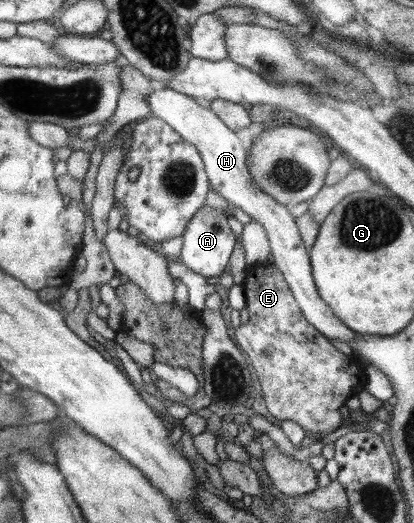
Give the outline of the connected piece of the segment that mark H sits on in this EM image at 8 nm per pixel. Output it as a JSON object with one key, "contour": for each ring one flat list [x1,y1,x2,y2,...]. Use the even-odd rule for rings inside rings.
{"contour":[[158,87,146,97,146,100,152,108,152,115,164,120,184,141,190,142,201,153,209,189,218,192,218,195,232,202,232,205,239,207,254,221,264,226,269,239,273,265,283,274,284,281,308,323,326,338,337,339,347,344,349,341,355,341,355,337,359,335,347,329,318,294,311,271,309,251,304,246,299,227,289,207,280,205,276,199,266,195,252,181,252,175,248,171,248,153,246,147,240,144,236,132,218,118,208,104,192,99,188,95,182,95,178,91]]}

